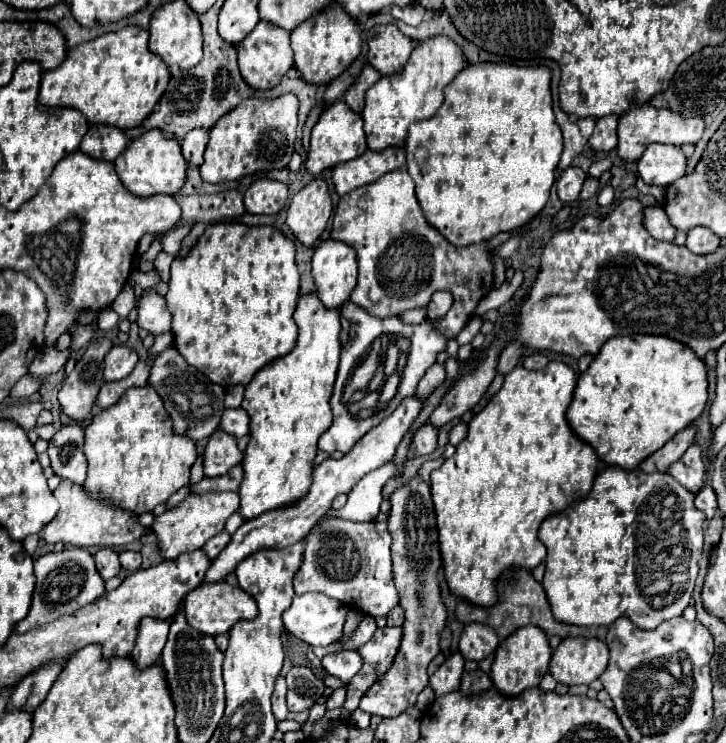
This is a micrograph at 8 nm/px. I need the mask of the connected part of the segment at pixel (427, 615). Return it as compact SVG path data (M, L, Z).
M418 474L410 478L404 486L396 488L390 496L392 510L388 520L388 530L392 534L392 562L394 562L394 582L400 592L400 606L406 610L404 638L392 668L378 680L360 700L360 710L378 714L382 718L394 718L402 714L408 706L416 704L416 696L428 686L428 664L440 652L438 640L446 624L446 608L440 600L440 586L436 572L440 568L440 548L436 534L436 514L430 496L430 484Z

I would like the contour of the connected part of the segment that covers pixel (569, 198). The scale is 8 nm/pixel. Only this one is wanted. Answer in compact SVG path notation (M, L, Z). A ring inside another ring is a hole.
M570 166L562 172L558 184L556 184L556 190L558 190L558 198L562 202L574 202L578 200L580 196L580 190L582 190L582 184L586 180L586 172L578 166Z

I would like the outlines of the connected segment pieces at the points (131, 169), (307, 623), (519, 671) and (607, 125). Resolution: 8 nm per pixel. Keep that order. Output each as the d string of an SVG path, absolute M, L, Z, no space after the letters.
M148 130L136 138L114 162L116 174L124 188L134 196L156 196L168 194L174 196L186 182L186 160L180 152L178 140L168 140L160 130Z
M324 594L294 596L288 610L284 610L284 628L310 646L328 646L342 636L348 606Z
M524 626L516 630L516 634L508 636L494 652L494 664L490 670L494 688L500 690L500 694L508 694L508 696L516 696L528 688L536 688L542 682L544 674L548 672L550 656L552 656L552 648L548 644L546 634L540 628Z
M604 116L600 120L596 120L596 128L594 134L590 136L588 144L592 150L602 150L602 152L610 152L616 148L618 144L618 136L616 136L616 124L618 124L618 116Z

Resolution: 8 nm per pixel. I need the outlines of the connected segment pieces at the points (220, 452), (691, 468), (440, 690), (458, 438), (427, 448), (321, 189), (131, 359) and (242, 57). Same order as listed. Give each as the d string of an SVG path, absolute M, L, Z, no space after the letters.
M216 430L204 448L204 476L224 476L226 472L230 472L230 468L240 464L240 460L242 452L236 446L236 438L222 430Z
M692 444L686 454L674 462L668 470L670 476L674 476L688 492L696 494L700 490L700 486L704 486L704 462L702 462L702 450L698 444Z
M450 654L446 662L430 676L430 688L434 696L456 692L460 686L462 672L464 672L464 658L460 654Z
M458 422L458 424L450 430L450 444L458 446L466 434L468 434L468 424L466 424L466 422Z
M424 424L412 438L412 444L408 450L408 460L432 454L436 450L436 434L438 434L438 428Z
M314 178L292 198L286 224L292 234L310 248L320 240L320 234L324 232L330 214L332 198L328 192L328 184L322 178Z
M122 344L114 346L104 360L104 380L112 382L126 378L134 370L136 362L138 362L138 354L134 350Z
M258 22L256 28L236 46L238 50L238 66L244 82L254 90L274 88L282 76L294 66L294 54L290 48L290 34L278 26L270 26L268 22Z

